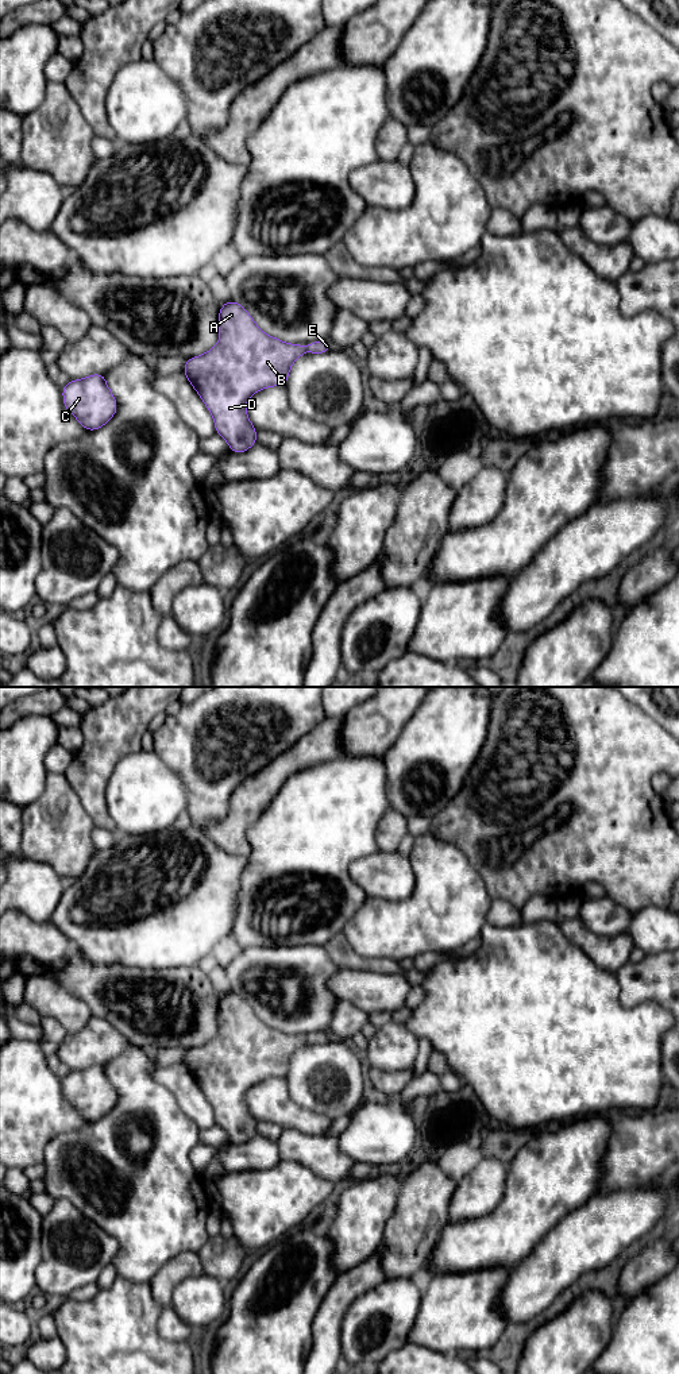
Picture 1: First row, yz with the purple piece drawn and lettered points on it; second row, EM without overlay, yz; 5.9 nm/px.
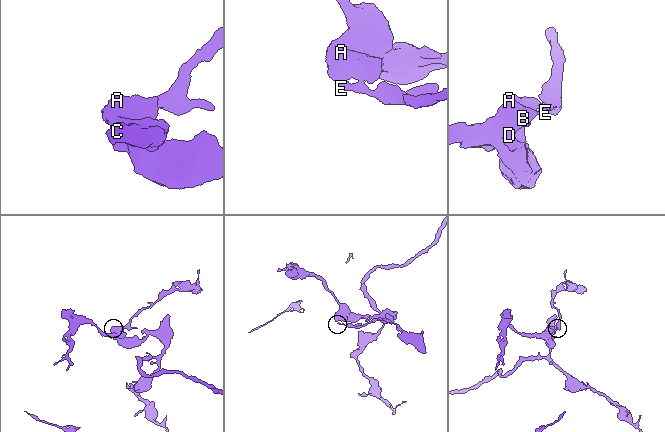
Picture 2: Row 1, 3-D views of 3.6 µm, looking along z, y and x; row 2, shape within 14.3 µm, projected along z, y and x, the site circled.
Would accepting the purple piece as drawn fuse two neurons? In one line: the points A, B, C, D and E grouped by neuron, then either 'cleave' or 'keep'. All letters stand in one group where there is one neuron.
A B C D E; keep

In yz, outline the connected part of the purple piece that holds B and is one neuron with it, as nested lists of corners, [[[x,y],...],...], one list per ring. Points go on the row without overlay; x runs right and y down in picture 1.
[[[231,991],[221,996],[219,1018],[219,1034],[204,1046],[186,1050],[182,1064],[212,1104],[216,1124],[227,1131],[232,1143],[242,1145],[256,1134],[256,1120],[246,1104],[247,1089],[269,1077],[285,1077],[292,1055],[306,1042],[323,1045],[333,1038],[329,1031],[304,1038],[269,1027],[240,995]]]

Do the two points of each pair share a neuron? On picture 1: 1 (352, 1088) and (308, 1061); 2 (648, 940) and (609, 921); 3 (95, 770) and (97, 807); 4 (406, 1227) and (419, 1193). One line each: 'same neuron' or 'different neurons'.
1: same neuron
2: same neuron
3: same neuron
4: same neuron

